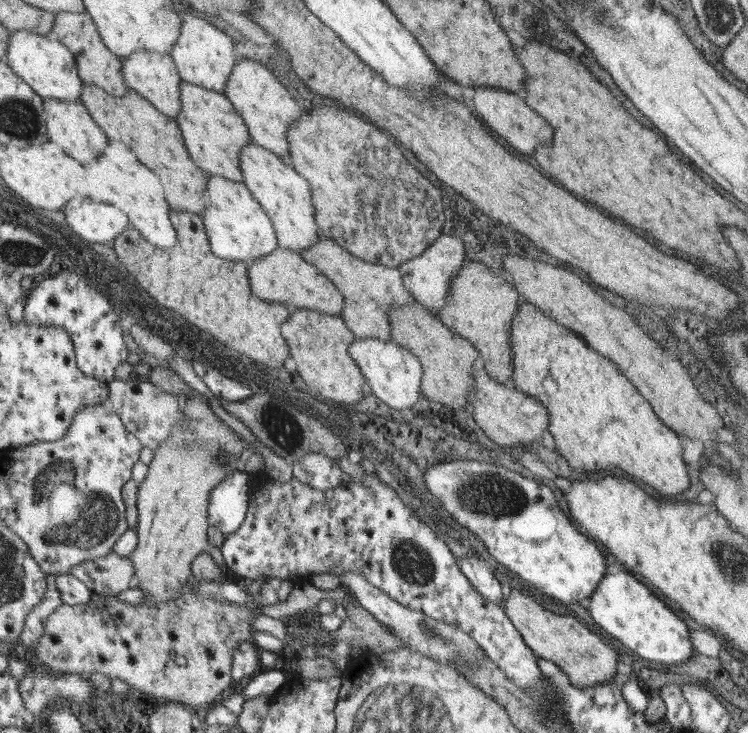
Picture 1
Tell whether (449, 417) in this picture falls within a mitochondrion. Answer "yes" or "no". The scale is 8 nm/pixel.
no

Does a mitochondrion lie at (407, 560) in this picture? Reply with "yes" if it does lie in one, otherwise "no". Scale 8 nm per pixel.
yes

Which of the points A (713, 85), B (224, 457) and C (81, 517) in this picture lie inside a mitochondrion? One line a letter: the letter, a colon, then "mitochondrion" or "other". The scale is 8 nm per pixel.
A: other
B: mitochondrion
C: mitochondrion

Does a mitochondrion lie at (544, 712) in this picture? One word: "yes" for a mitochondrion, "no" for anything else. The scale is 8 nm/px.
yes

